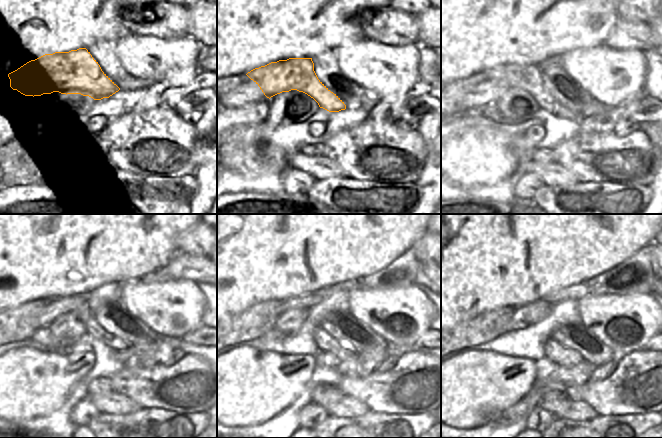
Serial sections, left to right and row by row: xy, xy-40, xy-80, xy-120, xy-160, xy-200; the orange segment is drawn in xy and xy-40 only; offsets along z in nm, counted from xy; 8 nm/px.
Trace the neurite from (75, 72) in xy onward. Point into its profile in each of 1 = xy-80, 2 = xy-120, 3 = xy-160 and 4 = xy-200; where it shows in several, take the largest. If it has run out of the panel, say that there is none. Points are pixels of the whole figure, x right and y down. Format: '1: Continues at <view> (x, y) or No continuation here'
1: Continues at xy-80 (528, 78)
2: Continues at xy-120 (94, 329)
3: Continues at xy-160 (325, 342)
4: Continues at xy-200 (556, 352)

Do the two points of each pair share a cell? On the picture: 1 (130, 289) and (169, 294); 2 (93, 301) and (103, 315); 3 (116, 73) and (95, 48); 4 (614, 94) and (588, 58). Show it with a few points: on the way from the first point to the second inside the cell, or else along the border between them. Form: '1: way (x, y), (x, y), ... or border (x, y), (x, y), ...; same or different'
1: way (140, 294), (159, 294); same
2: border (115, 299), (109, 299), (101, 303), (92, 311); different
3: way (111, 67), (101, 54); same
4: way (612, 85), (612, 82), (597, 67); same

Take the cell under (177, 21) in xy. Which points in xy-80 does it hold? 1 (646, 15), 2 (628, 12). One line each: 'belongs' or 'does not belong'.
1: does not belong
2: does not belong

